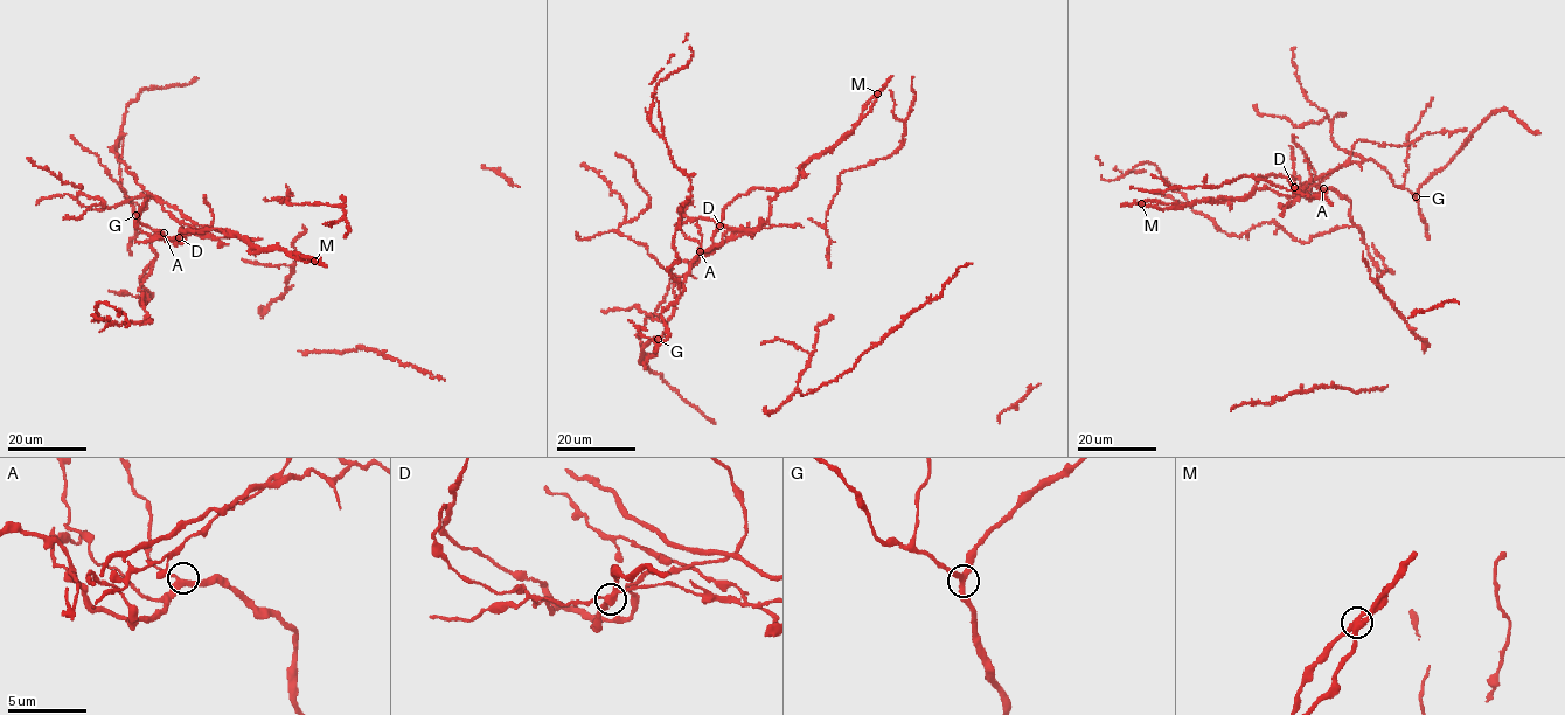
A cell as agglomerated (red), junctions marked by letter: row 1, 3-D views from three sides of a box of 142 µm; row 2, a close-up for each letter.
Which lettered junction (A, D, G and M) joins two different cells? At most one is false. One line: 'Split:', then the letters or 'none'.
Split: D

